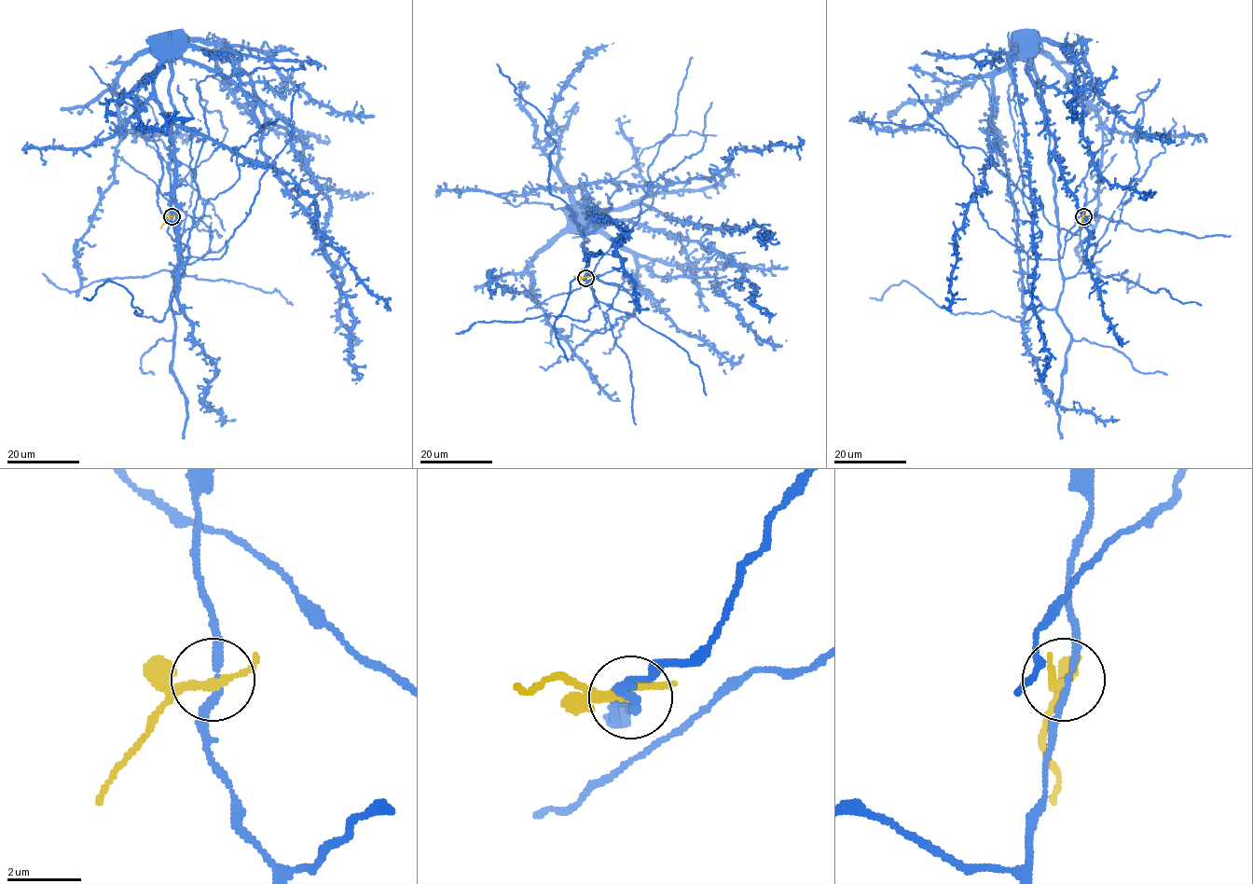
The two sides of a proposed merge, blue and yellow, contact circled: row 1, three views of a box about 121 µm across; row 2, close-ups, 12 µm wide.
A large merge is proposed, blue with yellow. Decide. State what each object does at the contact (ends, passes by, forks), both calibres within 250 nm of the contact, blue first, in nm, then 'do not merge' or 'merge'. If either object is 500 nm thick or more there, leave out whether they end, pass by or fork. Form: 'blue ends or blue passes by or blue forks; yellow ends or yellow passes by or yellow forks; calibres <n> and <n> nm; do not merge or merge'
blue passes by; yellow passes by; calibres 180 and 200 nm; do not merge

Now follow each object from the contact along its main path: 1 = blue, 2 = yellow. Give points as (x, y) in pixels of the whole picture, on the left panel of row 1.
1: (172, 216), (183, 261), (173, 278), (179, 261), (169, 170), (174, 108), (164, 41)
2: (172, 216), (160, 227)

